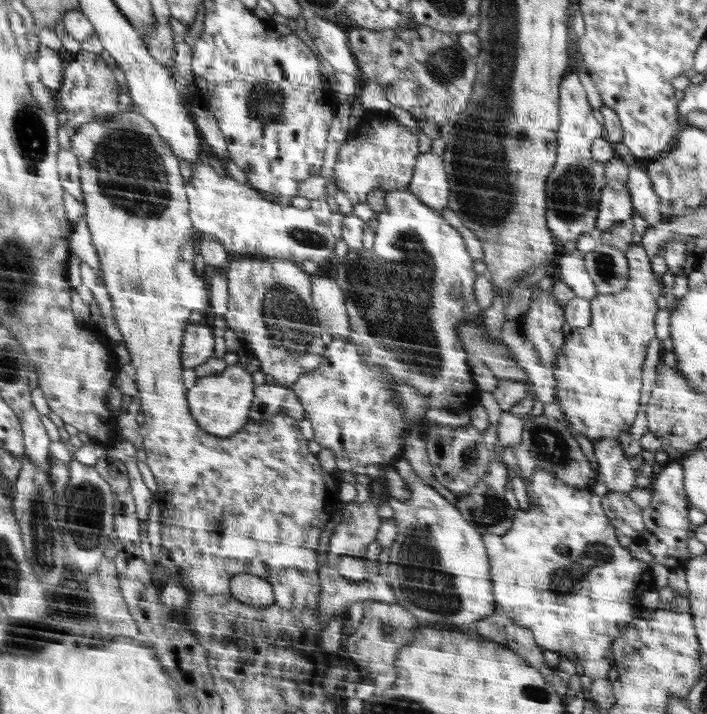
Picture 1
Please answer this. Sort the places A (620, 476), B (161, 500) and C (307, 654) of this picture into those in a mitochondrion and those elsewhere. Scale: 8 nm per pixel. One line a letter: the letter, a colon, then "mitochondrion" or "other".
A: other
B: other
C: other

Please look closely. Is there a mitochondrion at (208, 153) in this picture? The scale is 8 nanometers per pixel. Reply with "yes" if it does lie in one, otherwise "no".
no

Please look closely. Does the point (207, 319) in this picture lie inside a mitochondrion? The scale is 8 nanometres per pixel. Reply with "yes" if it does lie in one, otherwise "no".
no

